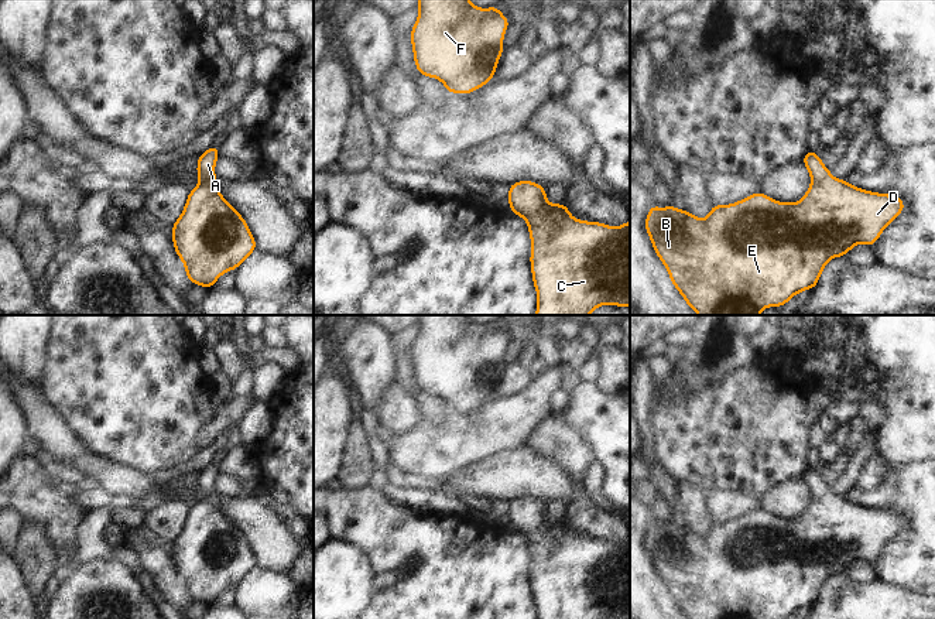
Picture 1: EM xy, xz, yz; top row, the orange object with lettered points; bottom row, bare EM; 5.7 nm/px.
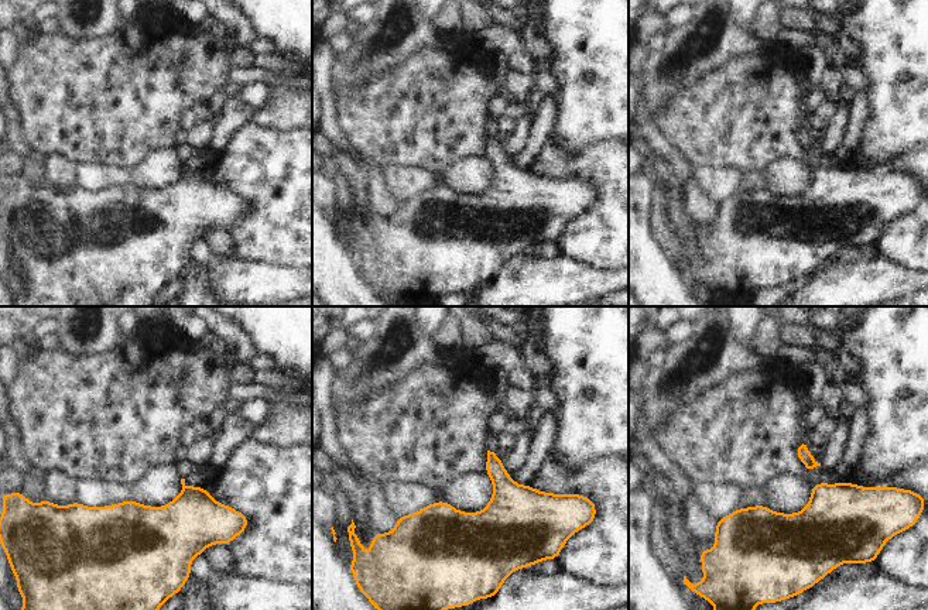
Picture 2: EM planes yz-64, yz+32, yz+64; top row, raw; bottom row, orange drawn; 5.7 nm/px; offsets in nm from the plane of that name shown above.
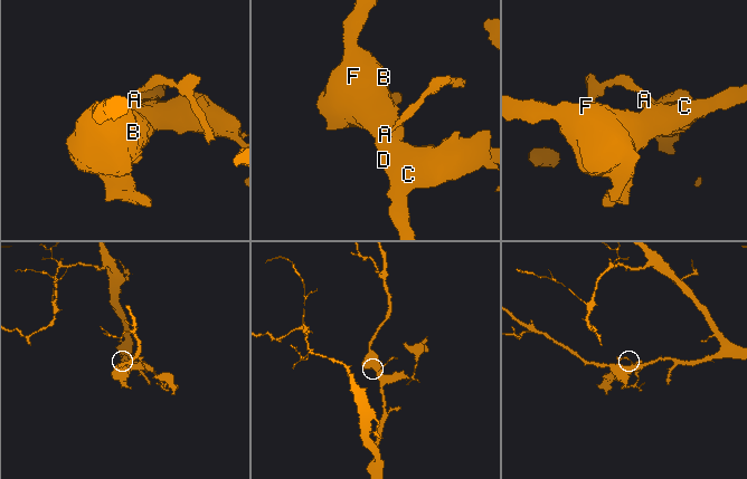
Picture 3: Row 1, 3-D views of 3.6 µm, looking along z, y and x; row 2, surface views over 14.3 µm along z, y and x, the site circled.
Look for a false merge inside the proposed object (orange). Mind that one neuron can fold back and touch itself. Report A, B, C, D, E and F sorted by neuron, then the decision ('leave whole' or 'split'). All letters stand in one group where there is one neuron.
A B C D E F | leave whole

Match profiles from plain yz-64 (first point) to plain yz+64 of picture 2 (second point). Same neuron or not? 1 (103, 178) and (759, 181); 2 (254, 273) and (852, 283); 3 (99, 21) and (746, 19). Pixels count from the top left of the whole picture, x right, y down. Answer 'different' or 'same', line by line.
1: different
2: same
3: different

